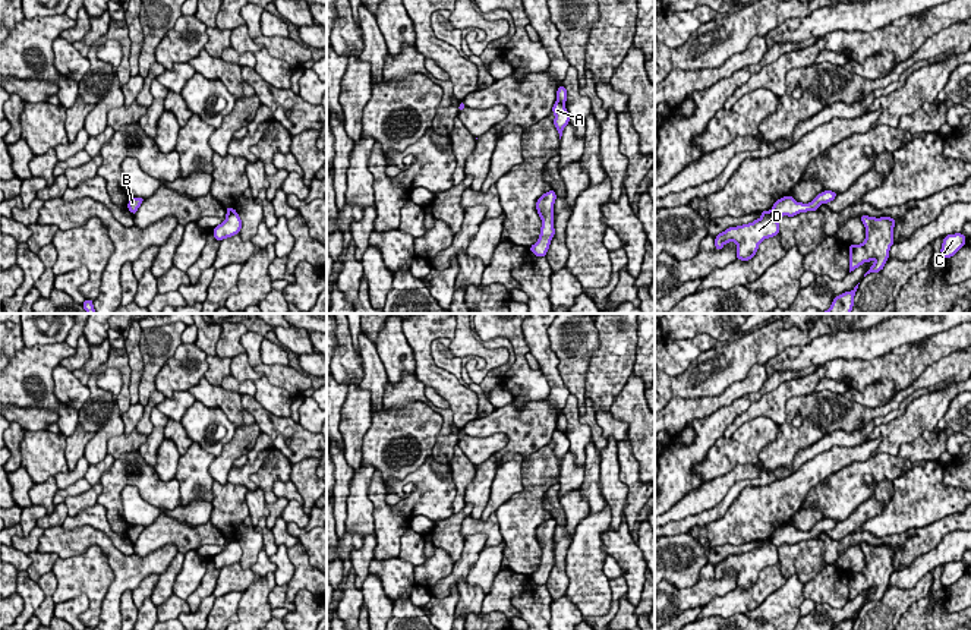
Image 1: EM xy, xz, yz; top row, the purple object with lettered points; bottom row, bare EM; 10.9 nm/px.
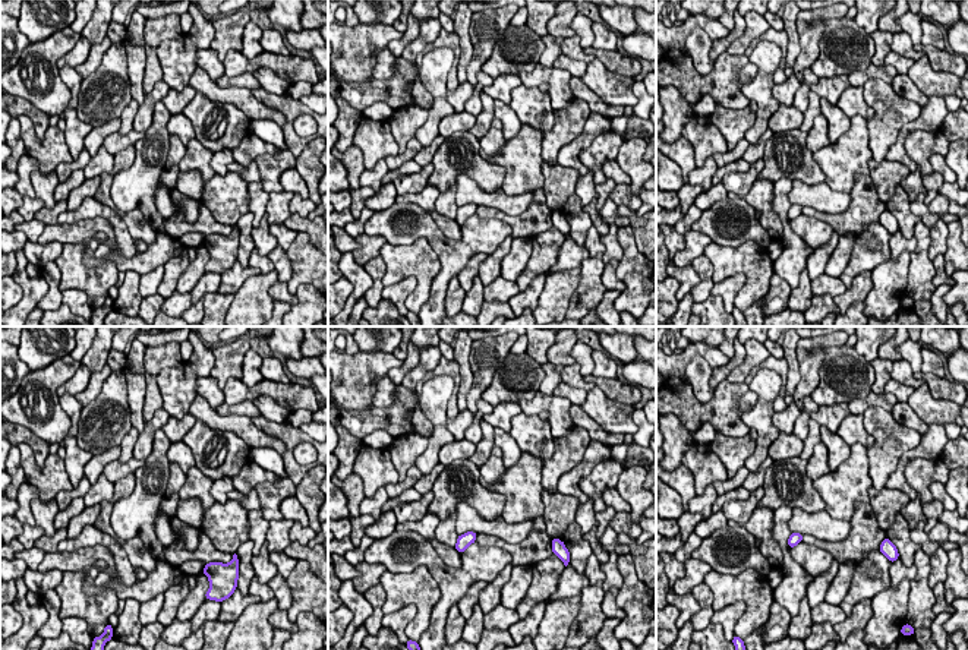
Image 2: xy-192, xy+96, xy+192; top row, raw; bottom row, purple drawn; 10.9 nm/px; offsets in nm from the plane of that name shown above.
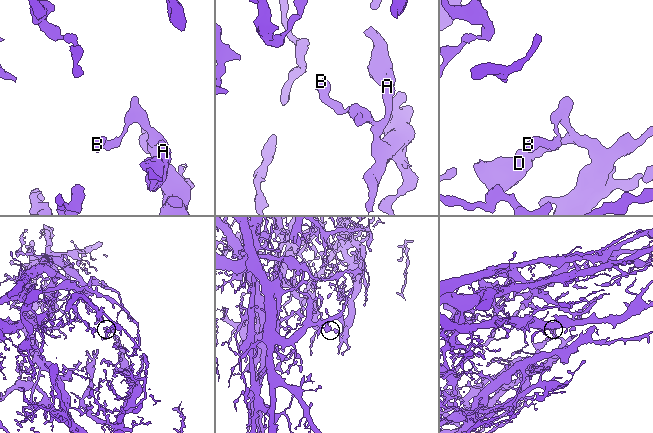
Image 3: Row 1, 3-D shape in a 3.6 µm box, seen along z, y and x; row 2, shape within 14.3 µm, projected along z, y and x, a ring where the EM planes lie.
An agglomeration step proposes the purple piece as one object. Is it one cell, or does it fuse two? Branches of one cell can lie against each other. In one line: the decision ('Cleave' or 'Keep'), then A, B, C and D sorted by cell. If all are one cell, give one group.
Cleave. Groups: A B C / D

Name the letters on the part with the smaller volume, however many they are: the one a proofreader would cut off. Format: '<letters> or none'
D

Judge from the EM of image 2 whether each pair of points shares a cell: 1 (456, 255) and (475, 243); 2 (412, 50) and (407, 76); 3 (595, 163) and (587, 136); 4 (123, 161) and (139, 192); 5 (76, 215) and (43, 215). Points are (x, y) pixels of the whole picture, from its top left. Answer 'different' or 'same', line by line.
1: same
2: different
3: different
4: different
5: different

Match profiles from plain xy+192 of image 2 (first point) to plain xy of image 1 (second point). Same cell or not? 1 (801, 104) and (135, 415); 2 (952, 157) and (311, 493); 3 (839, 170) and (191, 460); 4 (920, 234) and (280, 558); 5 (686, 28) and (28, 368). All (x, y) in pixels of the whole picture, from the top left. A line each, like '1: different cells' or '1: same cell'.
1: different cells
2: same cell
3: same cell
4: different cells
5: same cell

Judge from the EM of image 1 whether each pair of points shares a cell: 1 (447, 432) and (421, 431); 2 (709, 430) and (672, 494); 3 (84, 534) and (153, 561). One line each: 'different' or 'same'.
1: different
2: same
3: same

